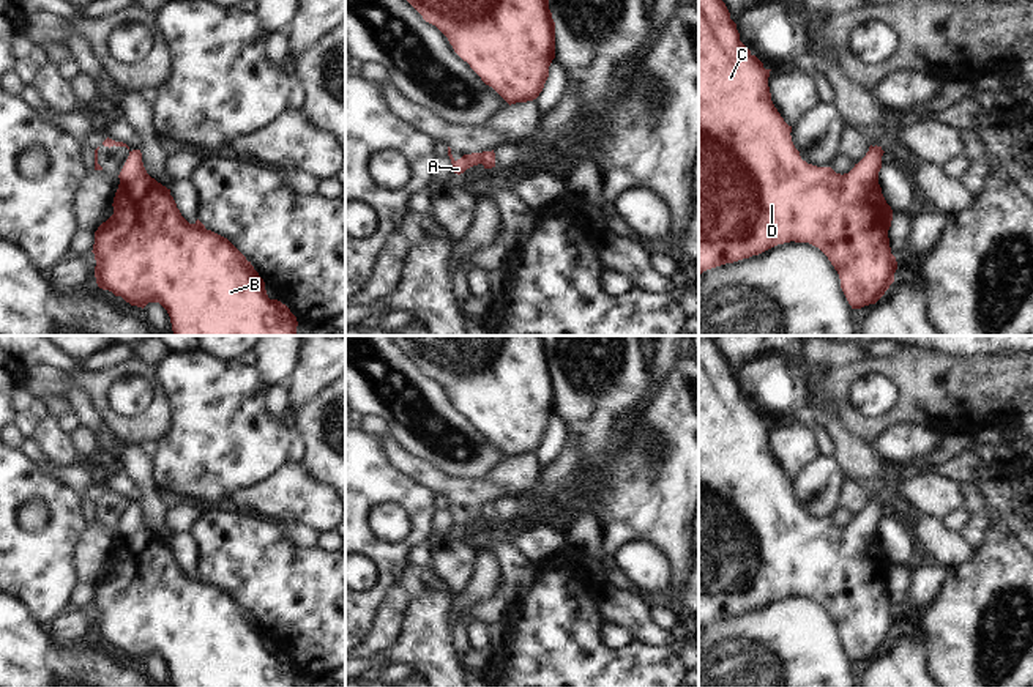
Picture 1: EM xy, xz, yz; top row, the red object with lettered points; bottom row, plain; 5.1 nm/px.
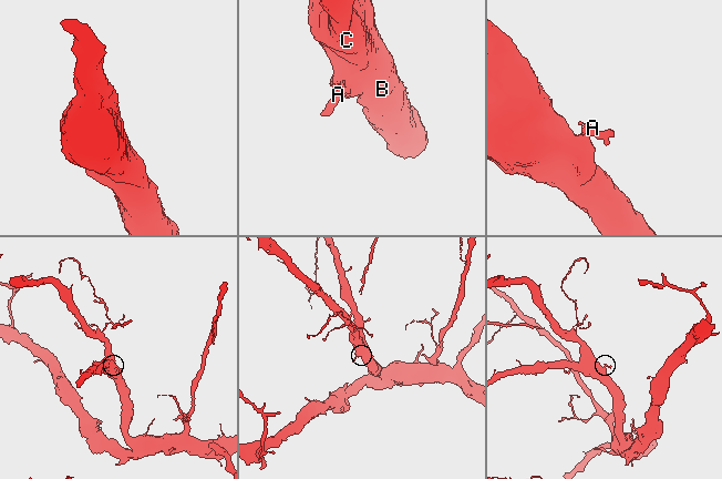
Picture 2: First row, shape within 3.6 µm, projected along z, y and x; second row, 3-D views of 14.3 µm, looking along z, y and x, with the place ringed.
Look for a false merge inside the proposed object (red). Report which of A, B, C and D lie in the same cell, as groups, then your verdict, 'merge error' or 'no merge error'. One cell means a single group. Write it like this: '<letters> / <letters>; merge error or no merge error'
A / B C D; merge error

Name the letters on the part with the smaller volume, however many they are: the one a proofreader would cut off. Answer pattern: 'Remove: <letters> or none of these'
Remove: A

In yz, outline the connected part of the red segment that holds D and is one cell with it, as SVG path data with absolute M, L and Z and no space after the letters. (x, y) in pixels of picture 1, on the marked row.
M699 0L699 274L707 269L759 255L784 243L809 243L831 262L852 306L875 304L894 282L897 269L888 230L893 210L878 184L882 147L872 147L848 173L817 167L801 159L789 126L771 101L771 69L740 41L737 24L722 0Z

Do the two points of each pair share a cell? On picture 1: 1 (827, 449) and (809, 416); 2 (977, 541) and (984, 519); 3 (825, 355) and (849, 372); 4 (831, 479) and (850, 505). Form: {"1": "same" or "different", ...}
{"1": "same", "2": "same", "3": "different", "4": "different"}

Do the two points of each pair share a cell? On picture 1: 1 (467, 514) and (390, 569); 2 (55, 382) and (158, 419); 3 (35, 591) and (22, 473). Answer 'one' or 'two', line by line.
1: two
2: one
3: one

